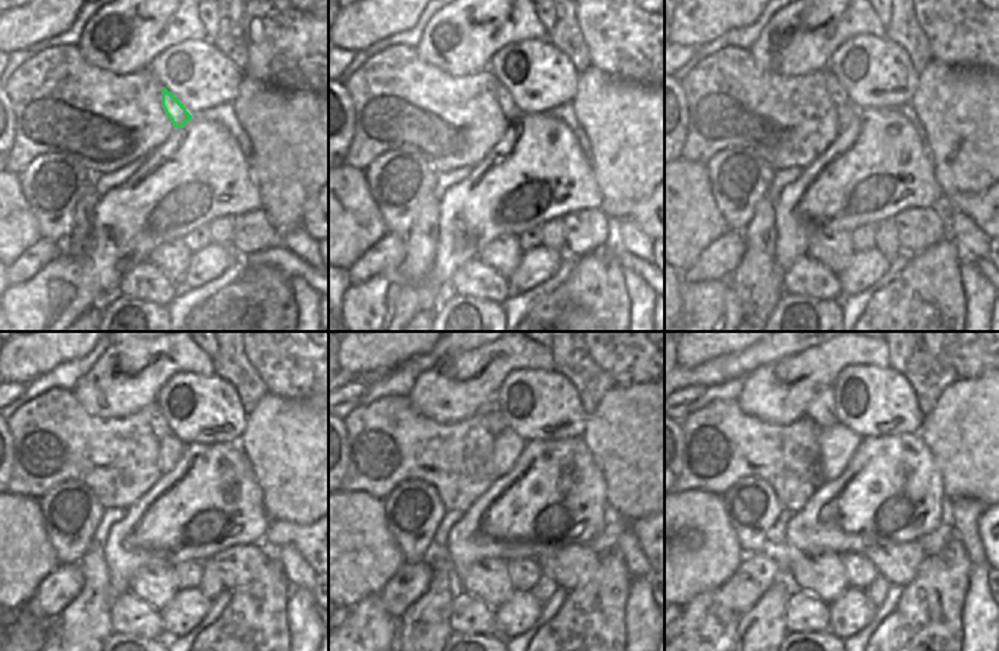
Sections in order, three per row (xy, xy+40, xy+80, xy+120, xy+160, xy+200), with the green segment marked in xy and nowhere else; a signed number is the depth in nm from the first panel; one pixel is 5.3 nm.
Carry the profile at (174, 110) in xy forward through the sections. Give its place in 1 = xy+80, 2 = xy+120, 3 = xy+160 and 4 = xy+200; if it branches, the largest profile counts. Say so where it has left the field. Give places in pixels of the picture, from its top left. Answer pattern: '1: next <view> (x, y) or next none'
1: next xy+80 (836, 92)
2: next xy+120 (153, 413)
3: next xy+160 (491, 416)
4: next xy+200 (821, 410)

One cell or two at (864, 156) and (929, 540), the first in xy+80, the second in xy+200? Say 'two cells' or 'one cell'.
two cells

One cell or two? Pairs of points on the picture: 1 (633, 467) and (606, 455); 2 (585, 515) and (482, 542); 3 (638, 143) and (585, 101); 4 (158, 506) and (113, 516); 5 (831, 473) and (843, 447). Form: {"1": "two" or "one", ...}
{"1": "one", "2": "one", "3": "one", "4": "two", "5": "one"}

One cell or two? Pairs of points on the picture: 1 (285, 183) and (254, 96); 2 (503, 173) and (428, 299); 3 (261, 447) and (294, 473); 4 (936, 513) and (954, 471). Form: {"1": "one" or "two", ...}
{"1": "one", "2": "one", "3": "one", "4": "two"}

